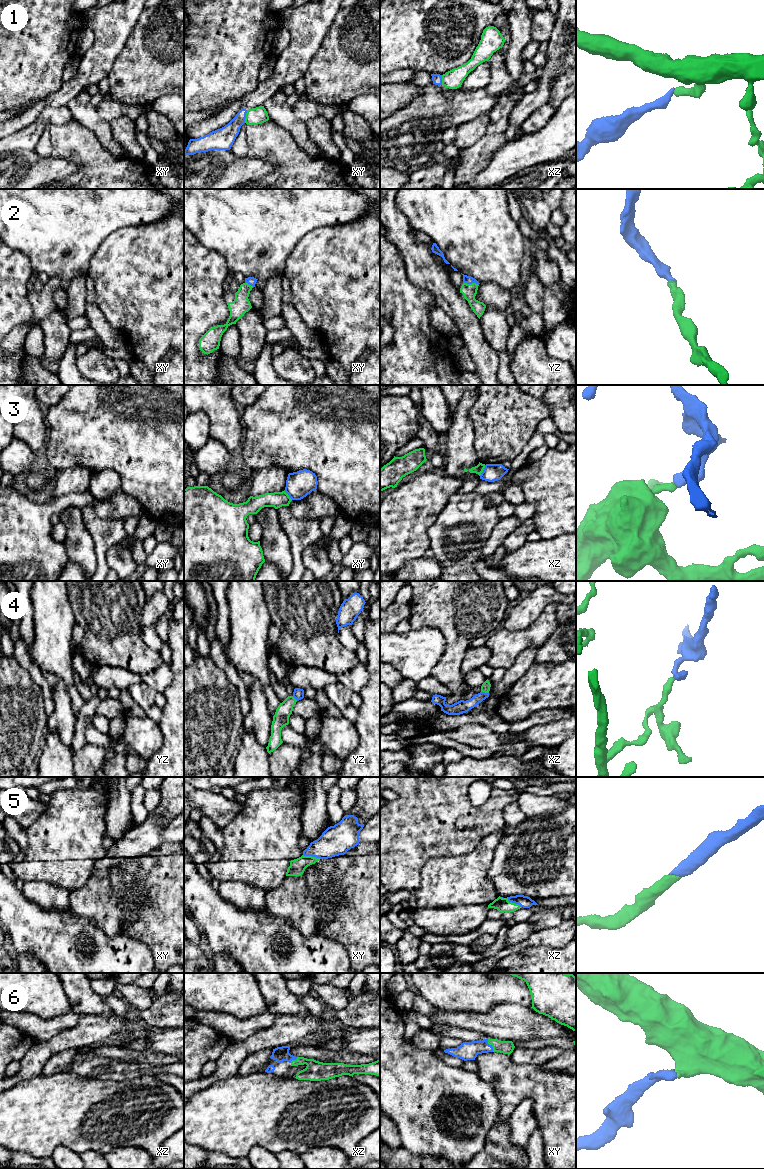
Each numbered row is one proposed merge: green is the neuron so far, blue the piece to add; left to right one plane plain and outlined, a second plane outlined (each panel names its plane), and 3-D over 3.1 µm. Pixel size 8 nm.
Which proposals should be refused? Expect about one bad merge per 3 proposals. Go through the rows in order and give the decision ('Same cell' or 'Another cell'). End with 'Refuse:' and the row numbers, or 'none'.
1: Same cell
2: Same cell
3: Another cell
4: Another cell
5: Same cell
6: Same cell
Refuse: 3, 4

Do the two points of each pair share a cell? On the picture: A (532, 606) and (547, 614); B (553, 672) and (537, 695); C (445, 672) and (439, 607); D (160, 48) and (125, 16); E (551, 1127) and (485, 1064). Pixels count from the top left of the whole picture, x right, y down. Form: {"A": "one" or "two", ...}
{"A": "two", "B": "one", "C": "one", "D": "two", "E": "one"}

